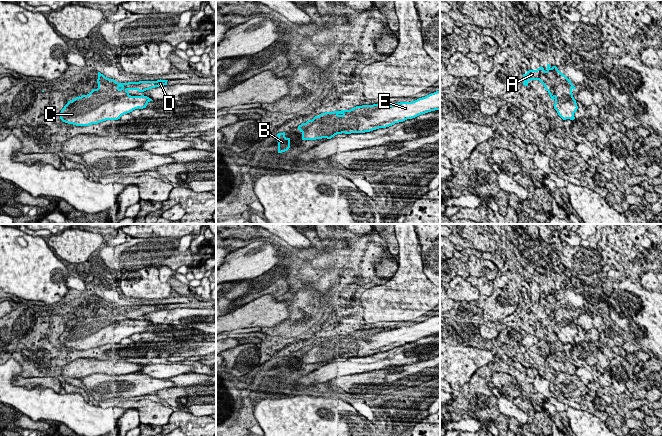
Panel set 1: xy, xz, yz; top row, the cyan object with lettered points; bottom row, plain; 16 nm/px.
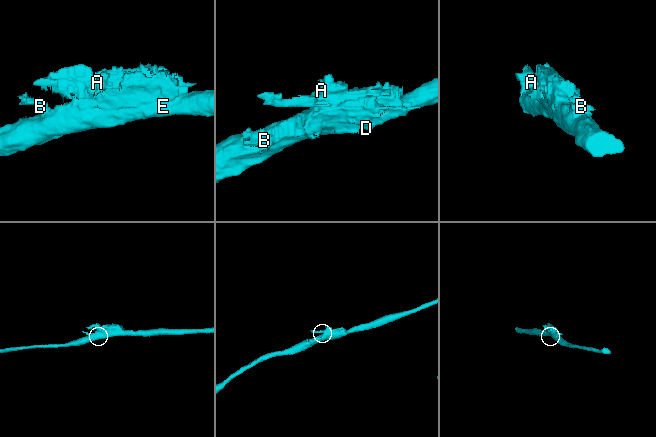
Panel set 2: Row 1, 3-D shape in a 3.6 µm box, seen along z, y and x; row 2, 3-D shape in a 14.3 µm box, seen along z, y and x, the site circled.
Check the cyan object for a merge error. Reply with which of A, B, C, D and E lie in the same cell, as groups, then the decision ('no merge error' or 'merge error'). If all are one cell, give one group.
groups A B C D E; no merge error

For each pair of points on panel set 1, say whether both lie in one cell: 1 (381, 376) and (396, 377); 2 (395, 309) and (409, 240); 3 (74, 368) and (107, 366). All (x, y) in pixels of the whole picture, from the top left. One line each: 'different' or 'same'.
1: same
2: same
3: same

